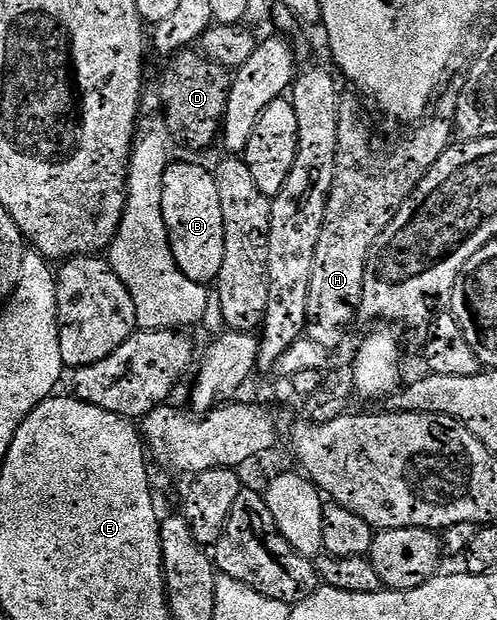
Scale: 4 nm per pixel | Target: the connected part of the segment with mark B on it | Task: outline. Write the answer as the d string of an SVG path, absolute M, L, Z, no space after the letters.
M172 161L164 170L163 214L165 227L170 235L173 257L183 274L200 284L214 283L223 268L223 258L226 257L226 227L223 226L223 208L216 175L199 164Z

